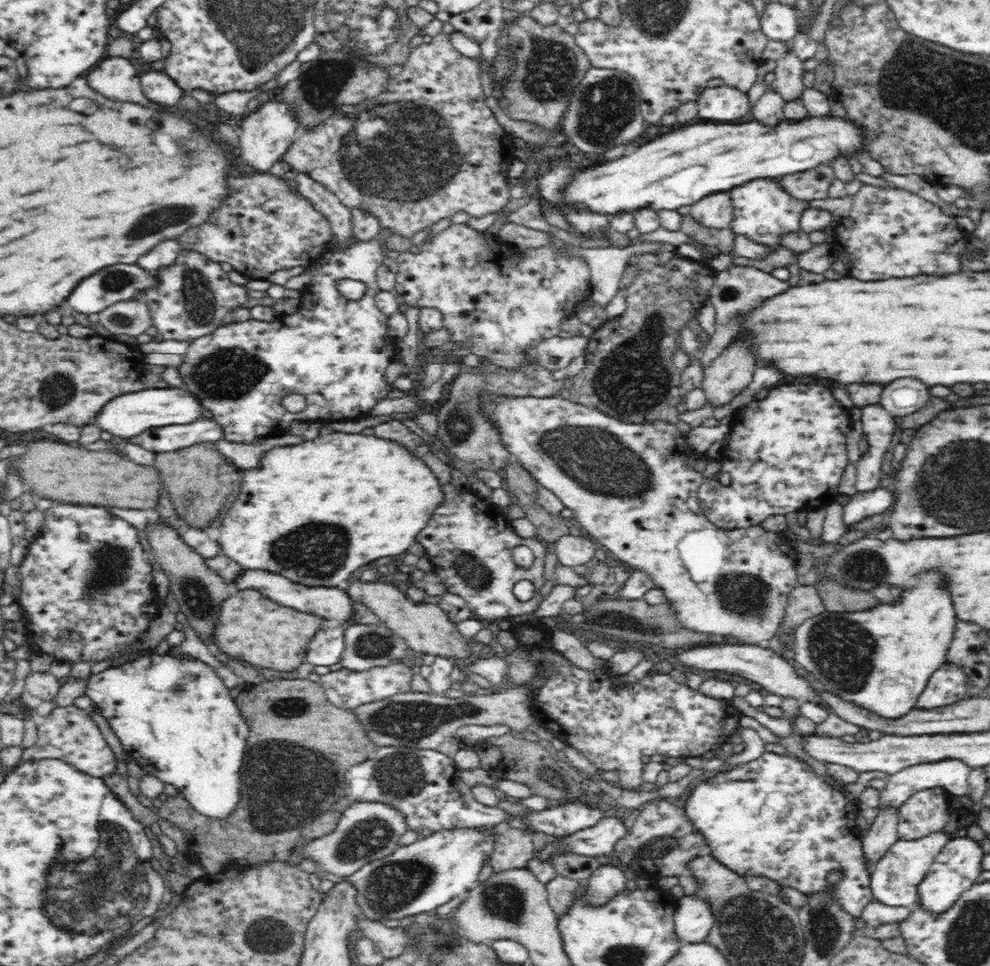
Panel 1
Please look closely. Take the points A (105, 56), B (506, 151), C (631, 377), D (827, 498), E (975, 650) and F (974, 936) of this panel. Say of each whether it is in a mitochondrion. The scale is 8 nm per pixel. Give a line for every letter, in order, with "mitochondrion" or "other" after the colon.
A: other
B: other
C: mitochondrion
D: other
E: other
F: mitochondrion

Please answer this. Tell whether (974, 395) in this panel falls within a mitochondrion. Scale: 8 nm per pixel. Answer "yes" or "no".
no

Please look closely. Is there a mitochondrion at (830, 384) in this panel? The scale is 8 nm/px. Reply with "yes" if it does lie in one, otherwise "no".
no

